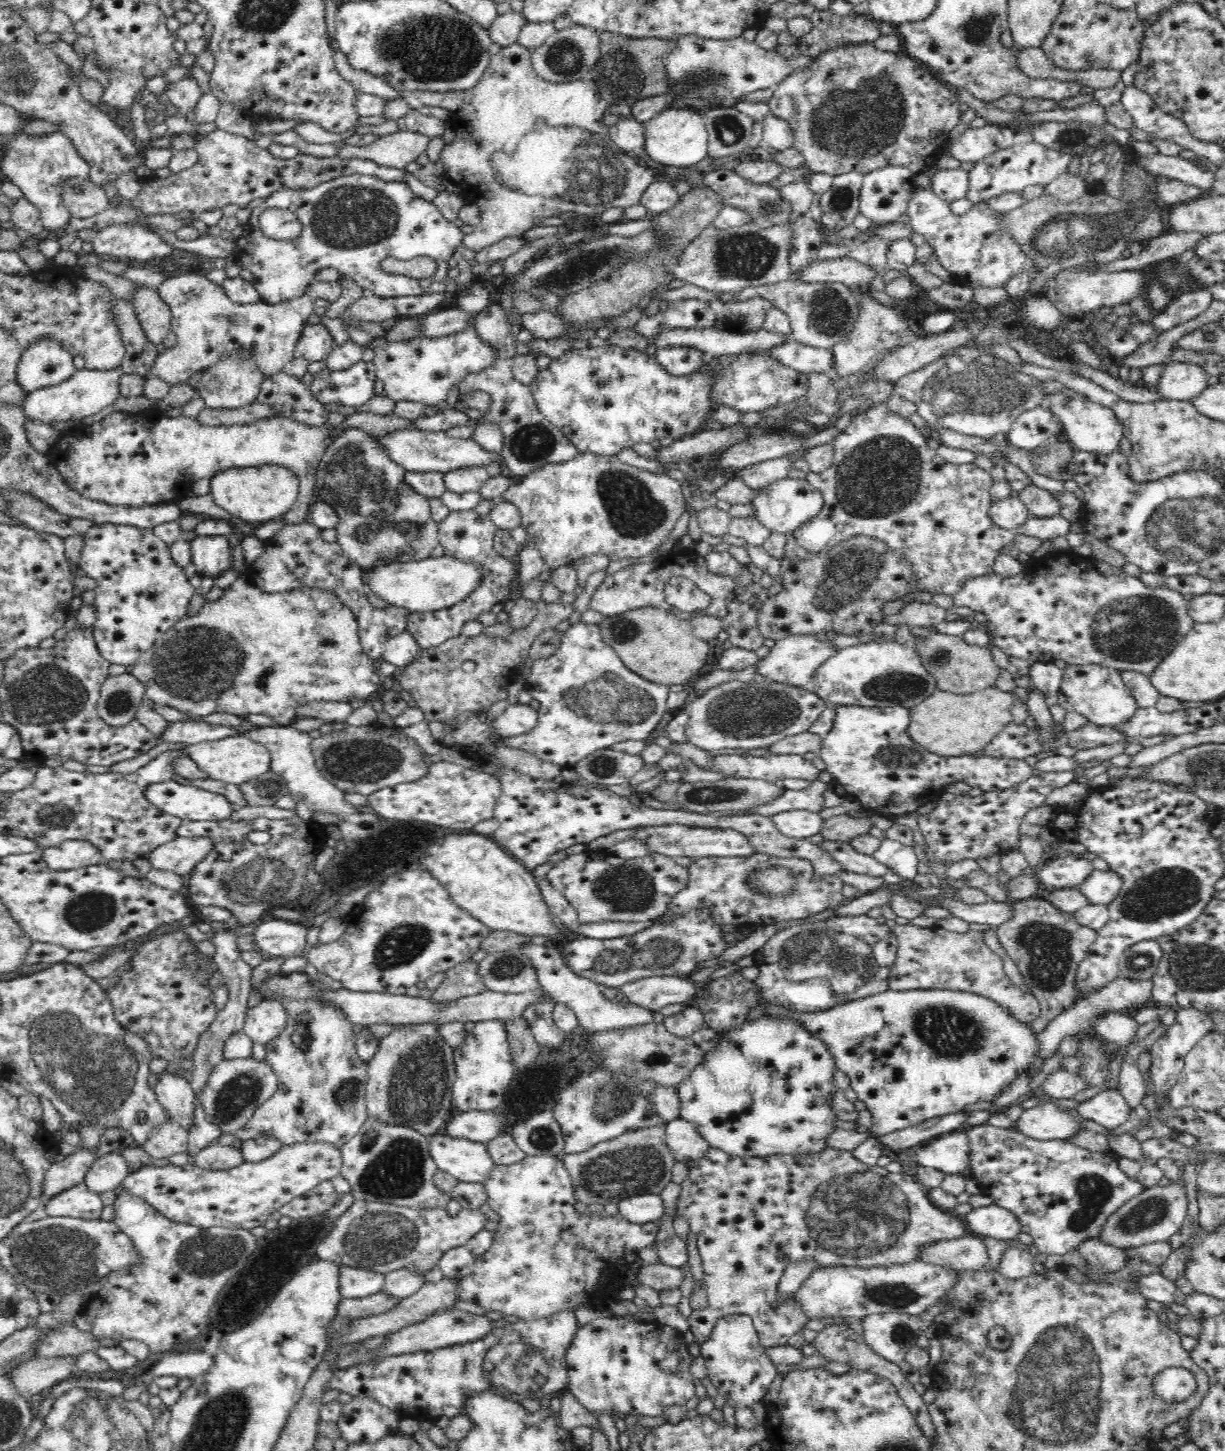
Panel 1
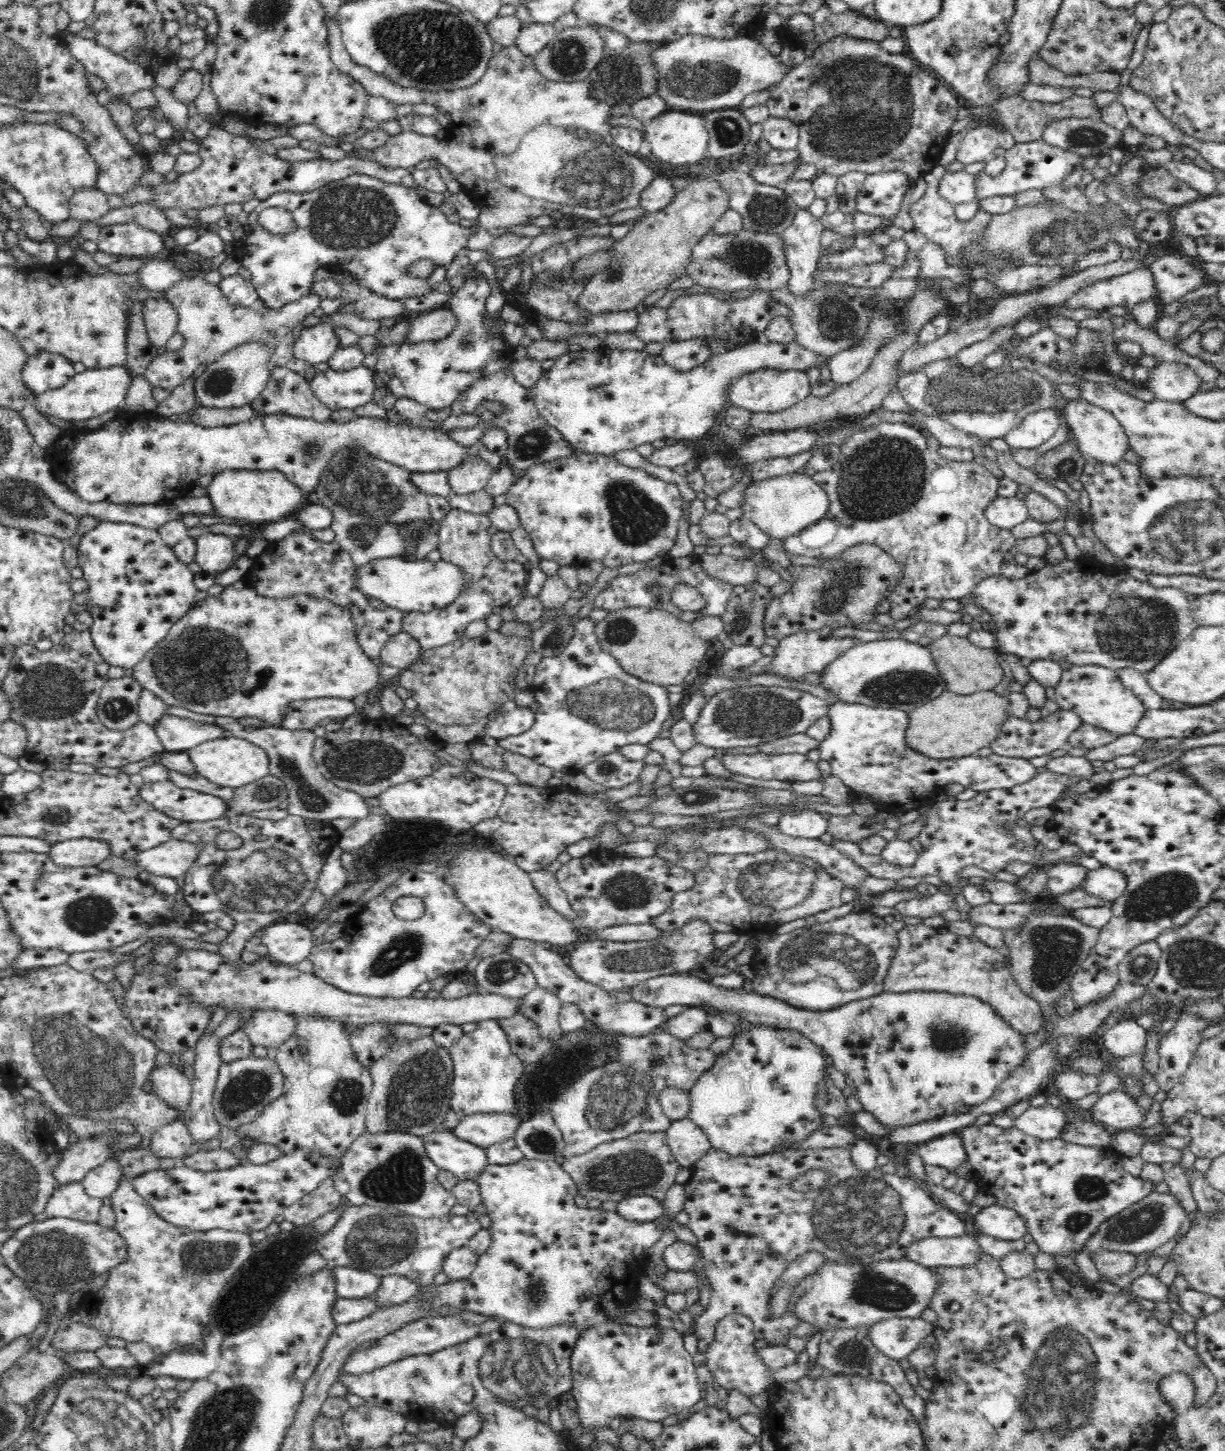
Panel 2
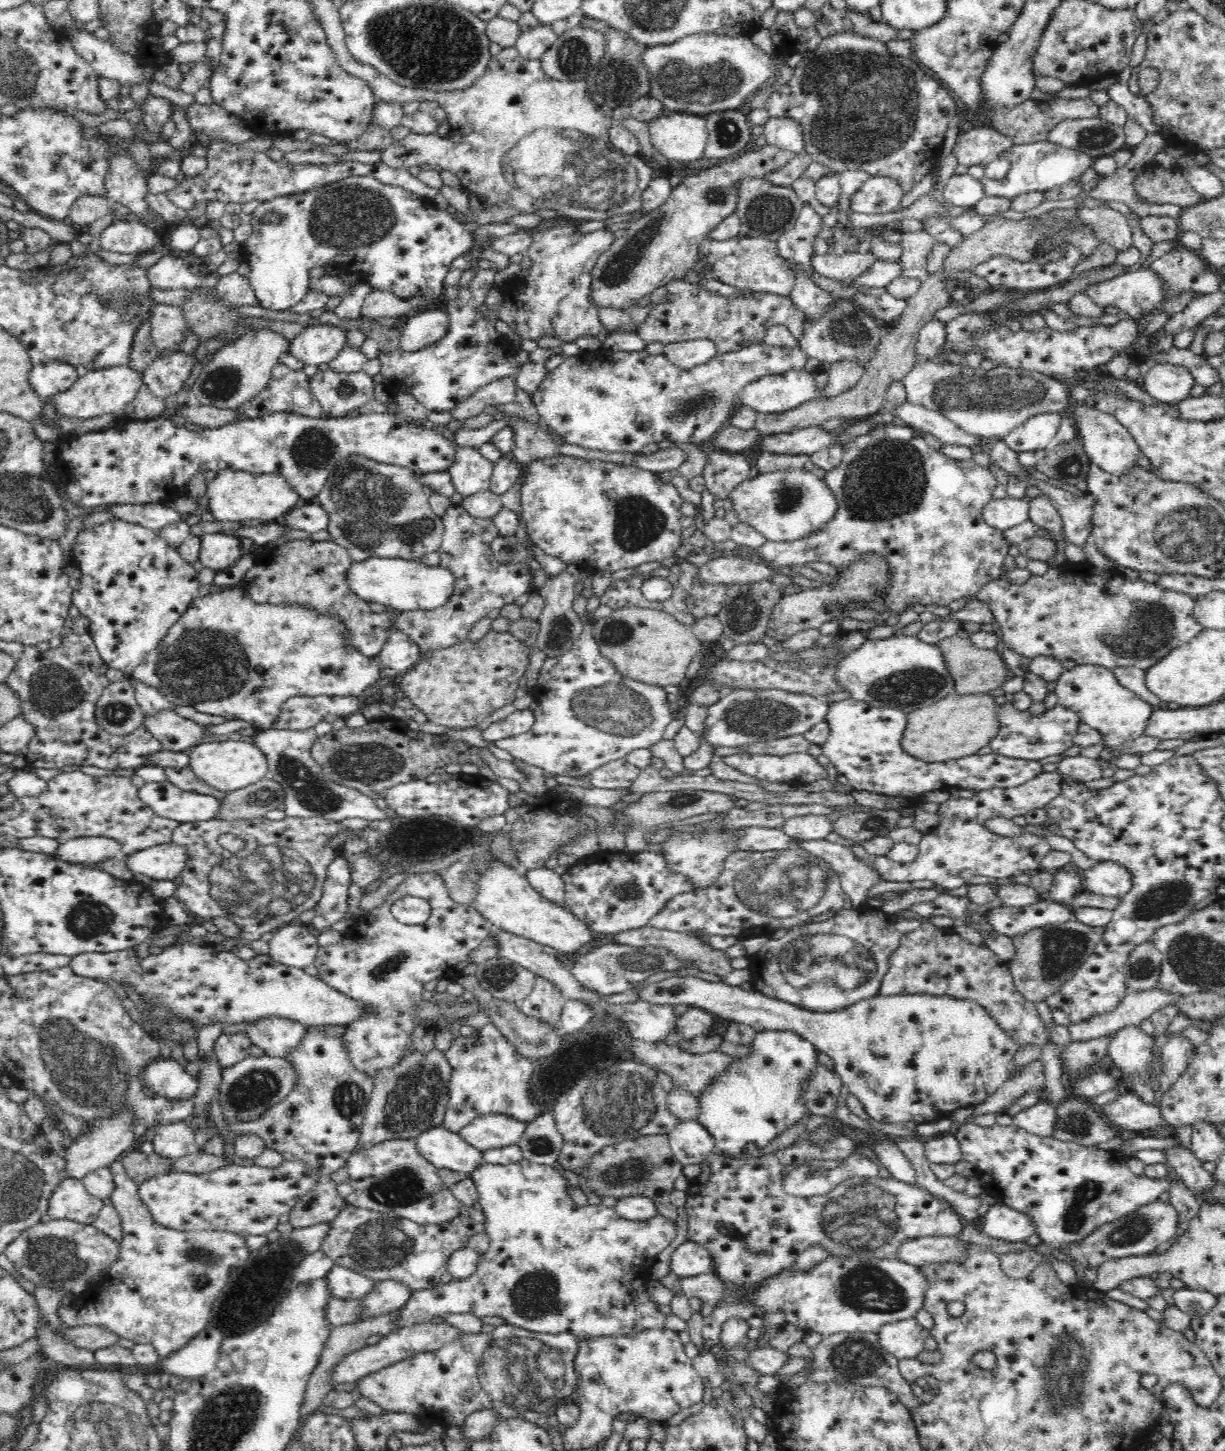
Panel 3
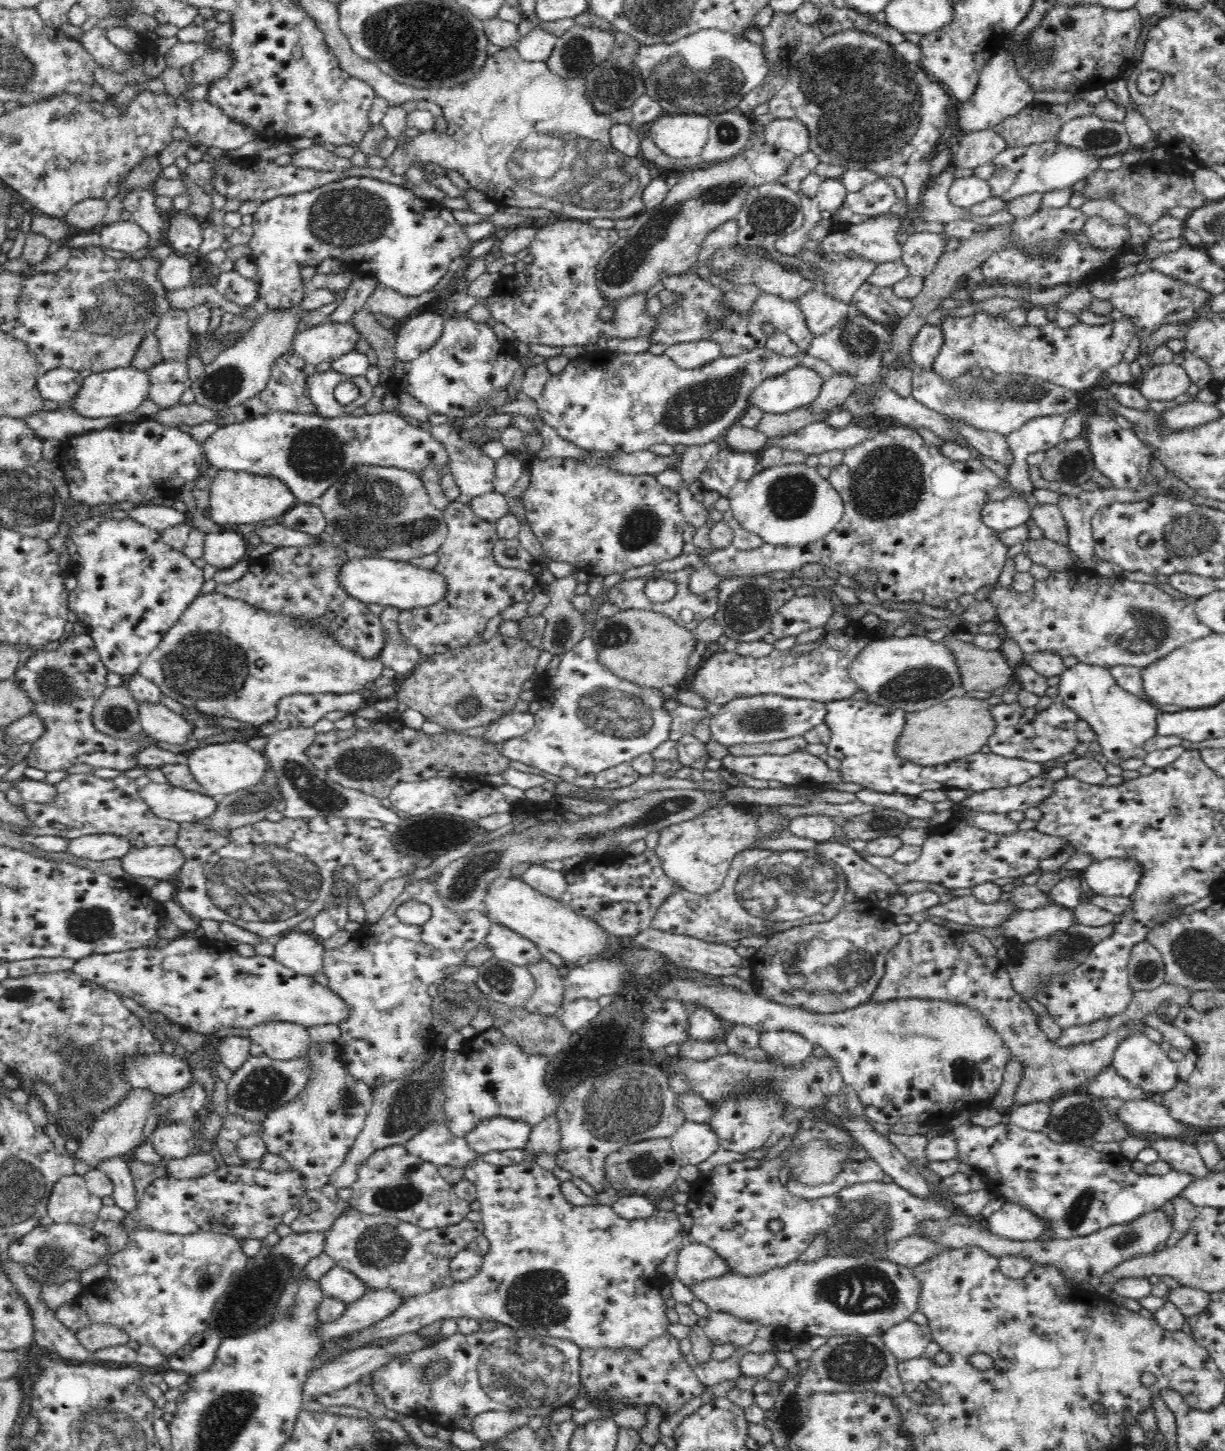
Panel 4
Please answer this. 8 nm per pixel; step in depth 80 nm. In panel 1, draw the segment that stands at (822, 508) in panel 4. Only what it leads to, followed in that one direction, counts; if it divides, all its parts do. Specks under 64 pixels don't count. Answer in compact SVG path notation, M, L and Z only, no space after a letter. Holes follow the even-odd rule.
M787 477L757 491L751 503L755 510L752 518L760 520L771 532L779 532L786 535L816 517L816 514L819 514L824 504L824 499L822 499L820 493L806 479Z

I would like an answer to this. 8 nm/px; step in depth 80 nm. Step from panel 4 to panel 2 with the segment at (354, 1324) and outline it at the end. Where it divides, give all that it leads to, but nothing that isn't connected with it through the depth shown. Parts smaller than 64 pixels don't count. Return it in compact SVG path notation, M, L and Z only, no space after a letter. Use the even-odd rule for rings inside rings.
M389 1274L382 1277L380 1288L372 1294L380 1305L389 1307L406 1302L420 1293L424 1286L408 1278L408 1275Z

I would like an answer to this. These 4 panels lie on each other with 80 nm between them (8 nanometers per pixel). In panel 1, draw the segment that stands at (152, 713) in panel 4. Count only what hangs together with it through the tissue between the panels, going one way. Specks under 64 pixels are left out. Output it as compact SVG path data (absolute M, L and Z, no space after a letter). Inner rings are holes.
M190 720L170 723L168 731L161 740L168 743L182 743L186 746L197 742L215 741L230 736L240 735L240 729L232 726L210 725Z

